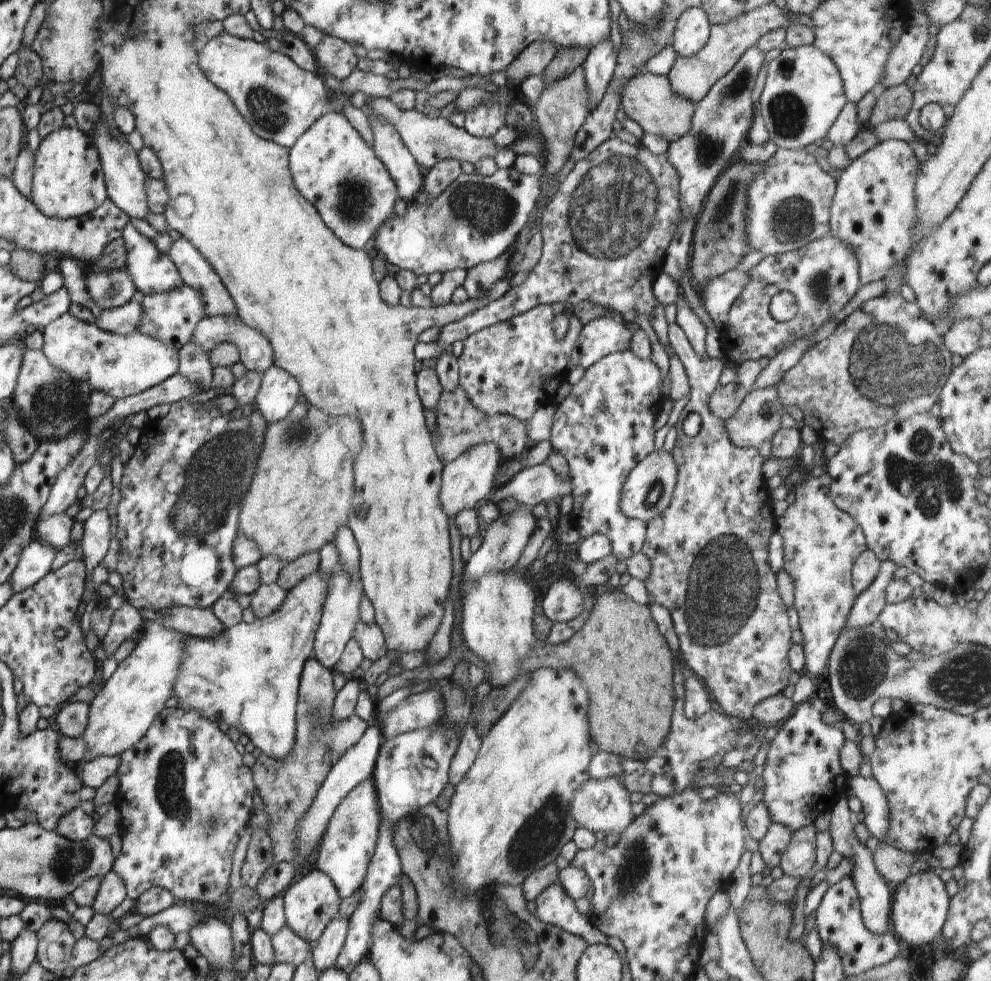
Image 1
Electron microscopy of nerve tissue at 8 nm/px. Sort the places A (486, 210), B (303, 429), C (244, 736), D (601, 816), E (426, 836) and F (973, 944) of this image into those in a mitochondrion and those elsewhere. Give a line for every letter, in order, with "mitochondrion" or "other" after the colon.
A: mitochondrion
B: mitochondrion
C: other
D: other
E: mitochondrion
F: other

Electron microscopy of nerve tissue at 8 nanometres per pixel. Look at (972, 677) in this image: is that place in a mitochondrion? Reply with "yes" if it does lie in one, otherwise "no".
yes

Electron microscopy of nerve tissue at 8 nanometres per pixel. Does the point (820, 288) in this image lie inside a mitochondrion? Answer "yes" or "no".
yes

